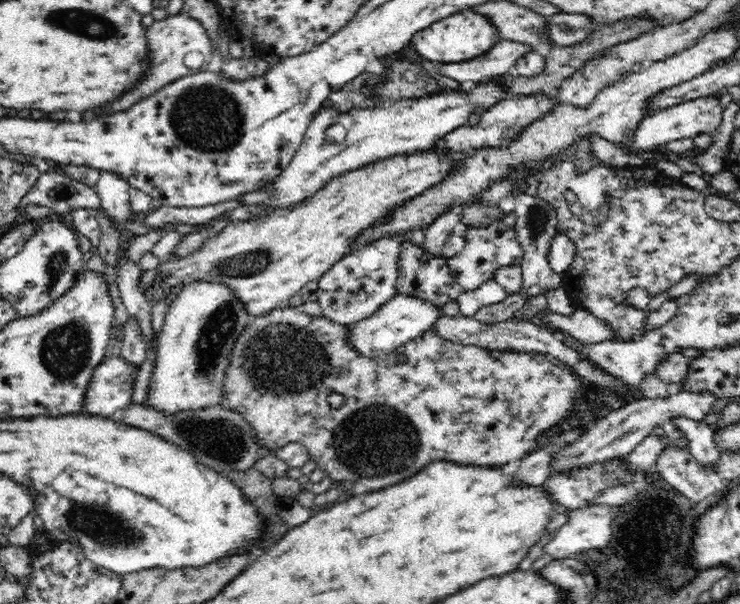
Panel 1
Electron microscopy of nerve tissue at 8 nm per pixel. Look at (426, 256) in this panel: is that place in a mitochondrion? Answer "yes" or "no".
no

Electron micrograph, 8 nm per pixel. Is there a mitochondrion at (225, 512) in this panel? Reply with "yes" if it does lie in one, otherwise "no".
no

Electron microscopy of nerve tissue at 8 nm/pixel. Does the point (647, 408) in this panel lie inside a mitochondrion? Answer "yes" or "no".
no

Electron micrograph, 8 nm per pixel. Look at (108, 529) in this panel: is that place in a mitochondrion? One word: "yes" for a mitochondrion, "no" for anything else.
yes

